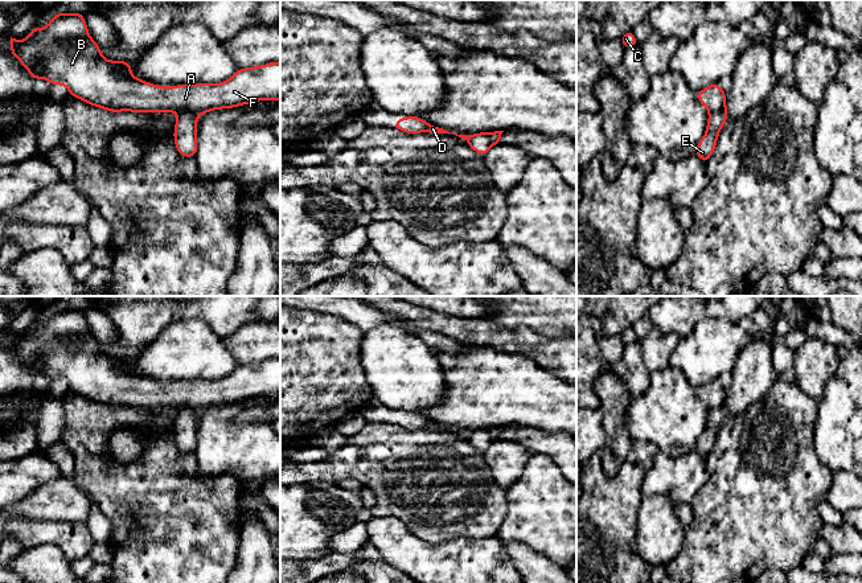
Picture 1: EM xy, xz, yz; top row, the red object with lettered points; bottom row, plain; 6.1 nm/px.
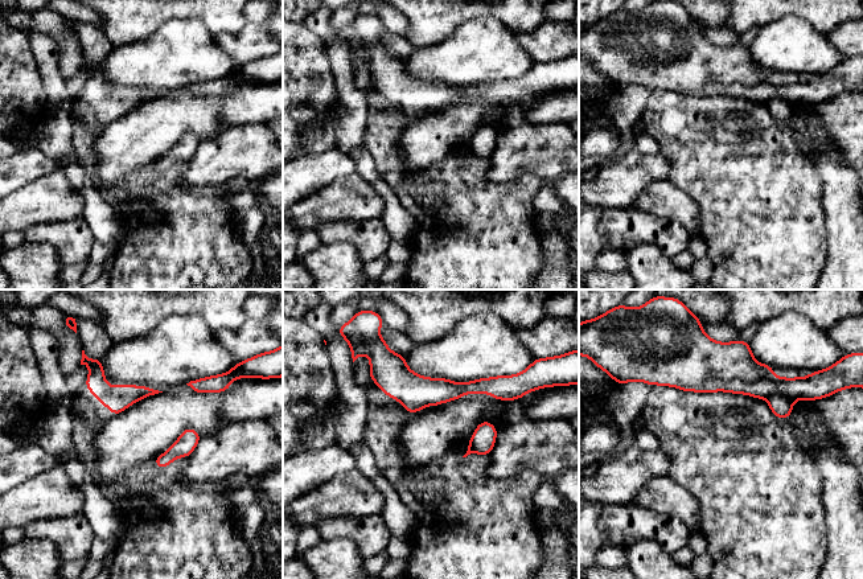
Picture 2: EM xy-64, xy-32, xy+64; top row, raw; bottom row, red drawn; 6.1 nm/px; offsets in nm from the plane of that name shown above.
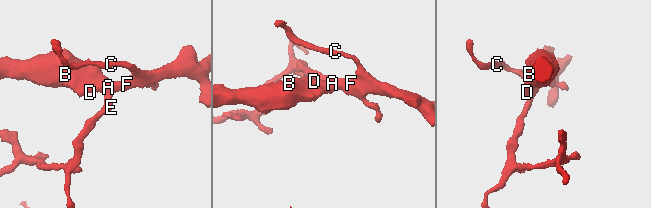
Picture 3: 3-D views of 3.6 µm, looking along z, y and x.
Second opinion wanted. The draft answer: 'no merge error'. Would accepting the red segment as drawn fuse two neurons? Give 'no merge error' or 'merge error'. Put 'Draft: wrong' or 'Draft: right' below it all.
merge error
Draft: wrong

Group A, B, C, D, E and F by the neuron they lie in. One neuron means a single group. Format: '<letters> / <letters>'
A B C D F / E

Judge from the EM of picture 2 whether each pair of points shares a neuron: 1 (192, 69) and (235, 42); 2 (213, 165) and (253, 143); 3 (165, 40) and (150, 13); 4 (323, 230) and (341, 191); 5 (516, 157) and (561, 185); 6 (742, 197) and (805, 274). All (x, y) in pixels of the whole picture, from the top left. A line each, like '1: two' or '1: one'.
1: two
2: one
3: two
4: two
5: two
6: one

